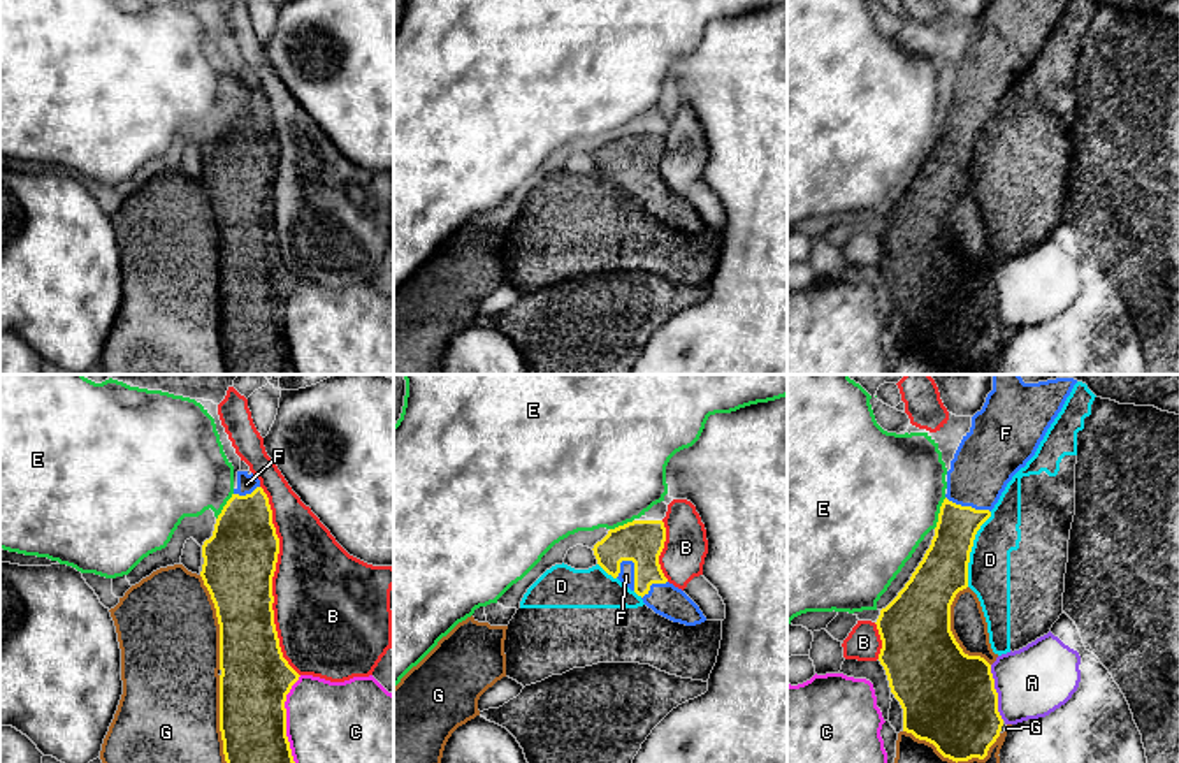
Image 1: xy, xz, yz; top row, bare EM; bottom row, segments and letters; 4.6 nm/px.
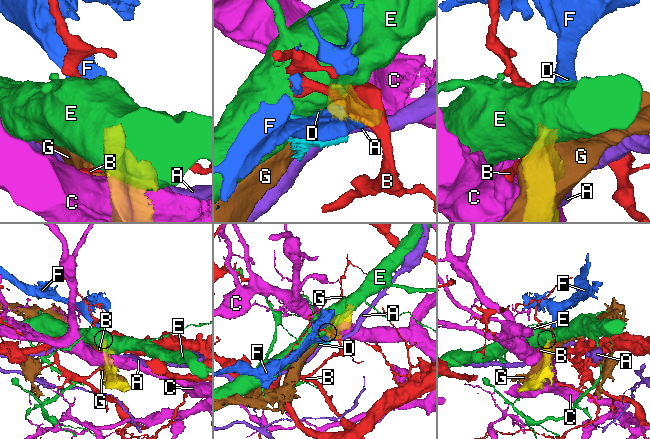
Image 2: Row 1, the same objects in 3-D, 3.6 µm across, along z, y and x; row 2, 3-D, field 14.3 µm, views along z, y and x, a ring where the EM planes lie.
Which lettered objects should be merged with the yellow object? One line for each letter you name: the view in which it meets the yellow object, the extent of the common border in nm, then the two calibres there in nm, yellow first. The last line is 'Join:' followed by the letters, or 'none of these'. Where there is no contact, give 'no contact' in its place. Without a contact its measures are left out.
F: contact in xz; length 160 nm; calibres 200 and 70 nm
Join: F

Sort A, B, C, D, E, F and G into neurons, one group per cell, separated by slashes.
A / B / C / D / E / F / G

